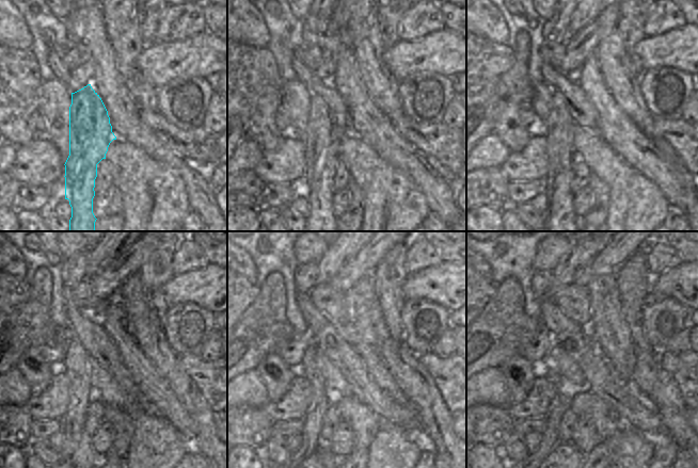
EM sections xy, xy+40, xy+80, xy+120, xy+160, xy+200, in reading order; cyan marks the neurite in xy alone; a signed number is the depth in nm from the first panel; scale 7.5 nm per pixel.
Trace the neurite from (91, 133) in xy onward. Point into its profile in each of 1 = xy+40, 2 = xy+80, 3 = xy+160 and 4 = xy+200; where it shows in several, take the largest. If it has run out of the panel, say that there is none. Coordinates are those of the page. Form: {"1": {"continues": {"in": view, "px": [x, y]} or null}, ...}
{"1": {"continues": {"in": "xy+40", "px": [323, 136]}}, "2": {"continues": {"in": "xy+80", "px": [558, 124]}}, "3": {"continues": {"in": "xy+160", "px": [320, 397]}}, "4": {"continues": {"in": "xy+200", "px": [558, 405]}}}

